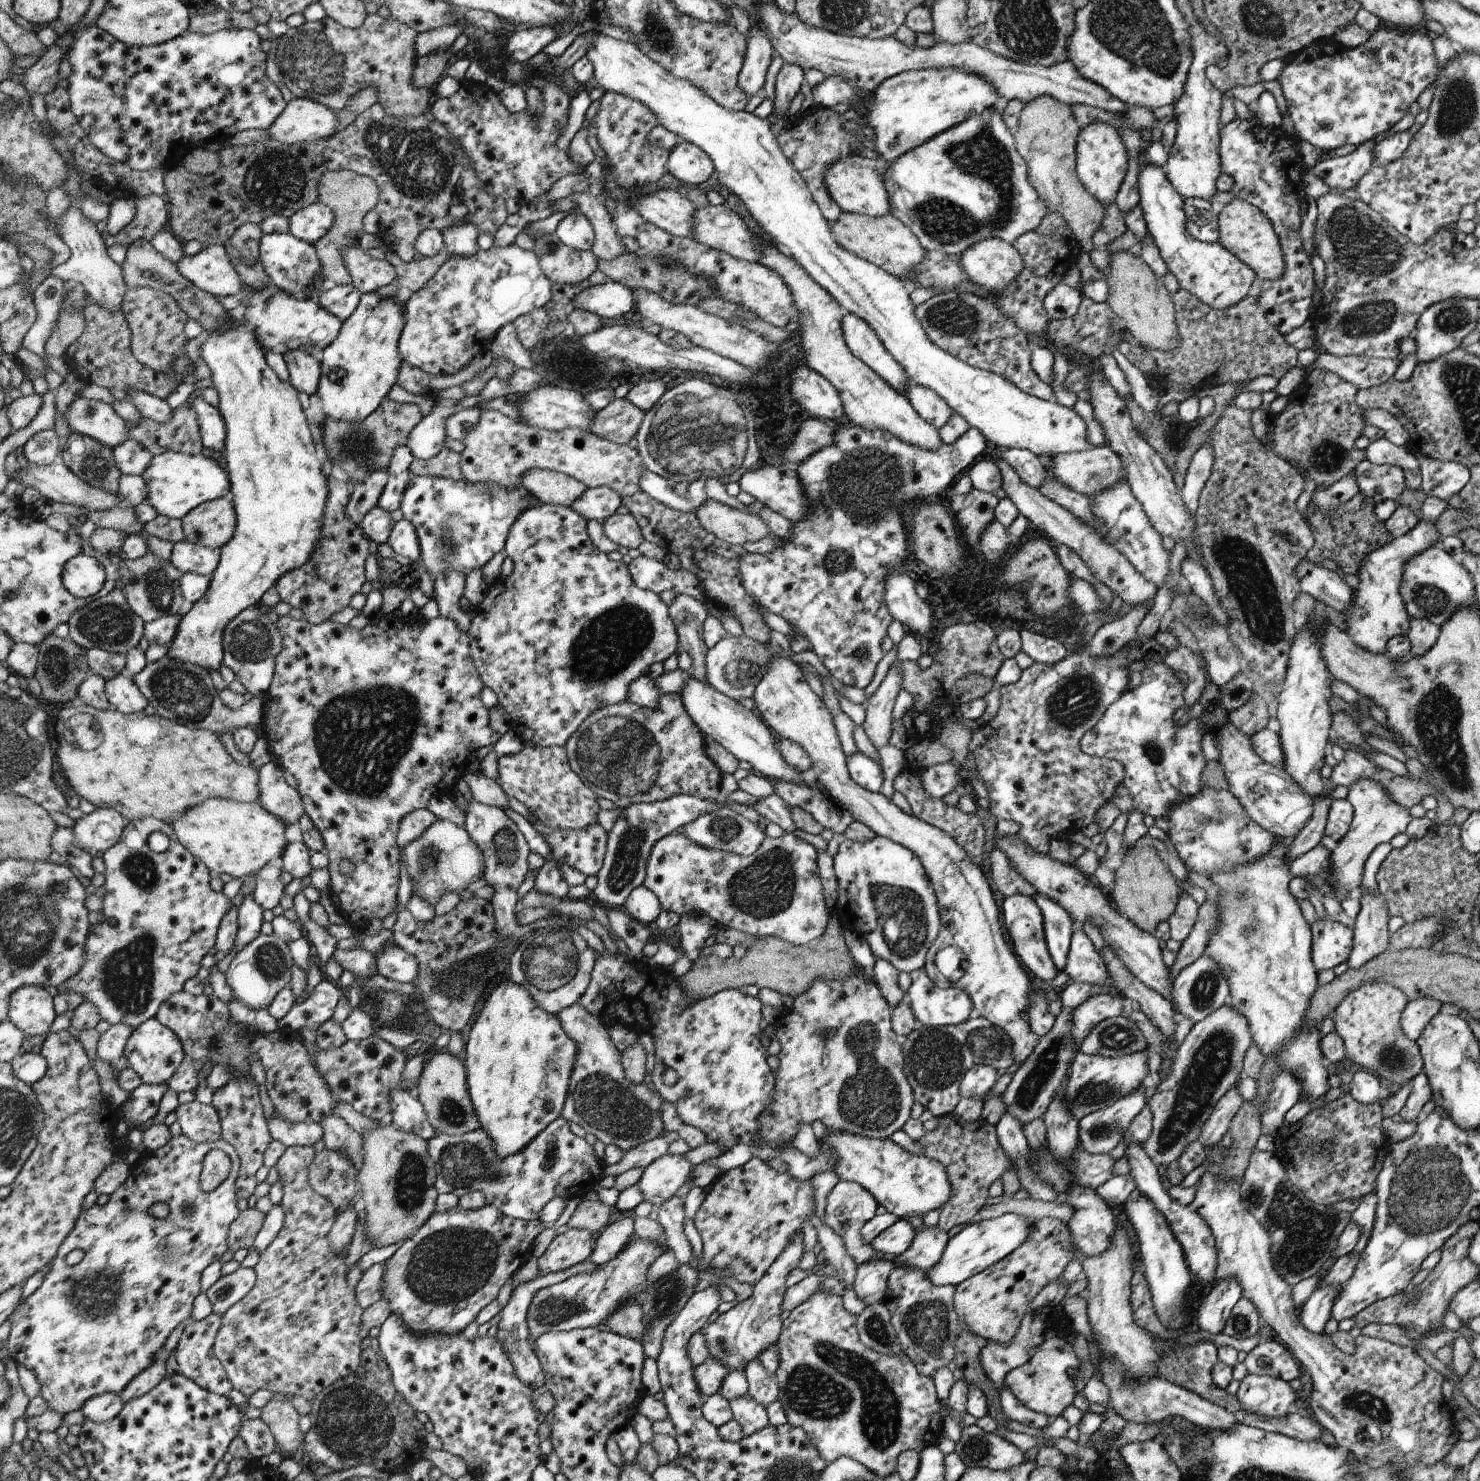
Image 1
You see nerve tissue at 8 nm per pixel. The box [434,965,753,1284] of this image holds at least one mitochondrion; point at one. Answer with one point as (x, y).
(601, 1101)

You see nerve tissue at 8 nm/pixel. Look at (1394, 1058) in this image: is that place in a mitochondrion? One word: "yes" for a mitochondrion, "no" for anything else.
yes

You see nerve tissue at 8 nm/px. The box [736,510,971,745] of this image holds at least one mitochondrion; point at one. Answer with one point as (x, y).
(838, 559)

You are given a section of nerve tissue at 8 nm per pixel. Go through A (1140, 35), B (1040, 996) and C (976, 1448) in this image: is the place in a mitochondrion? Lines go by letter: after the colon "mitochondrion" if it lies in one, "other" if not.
A: mitochondrion
B: other
C: mitochondrion

